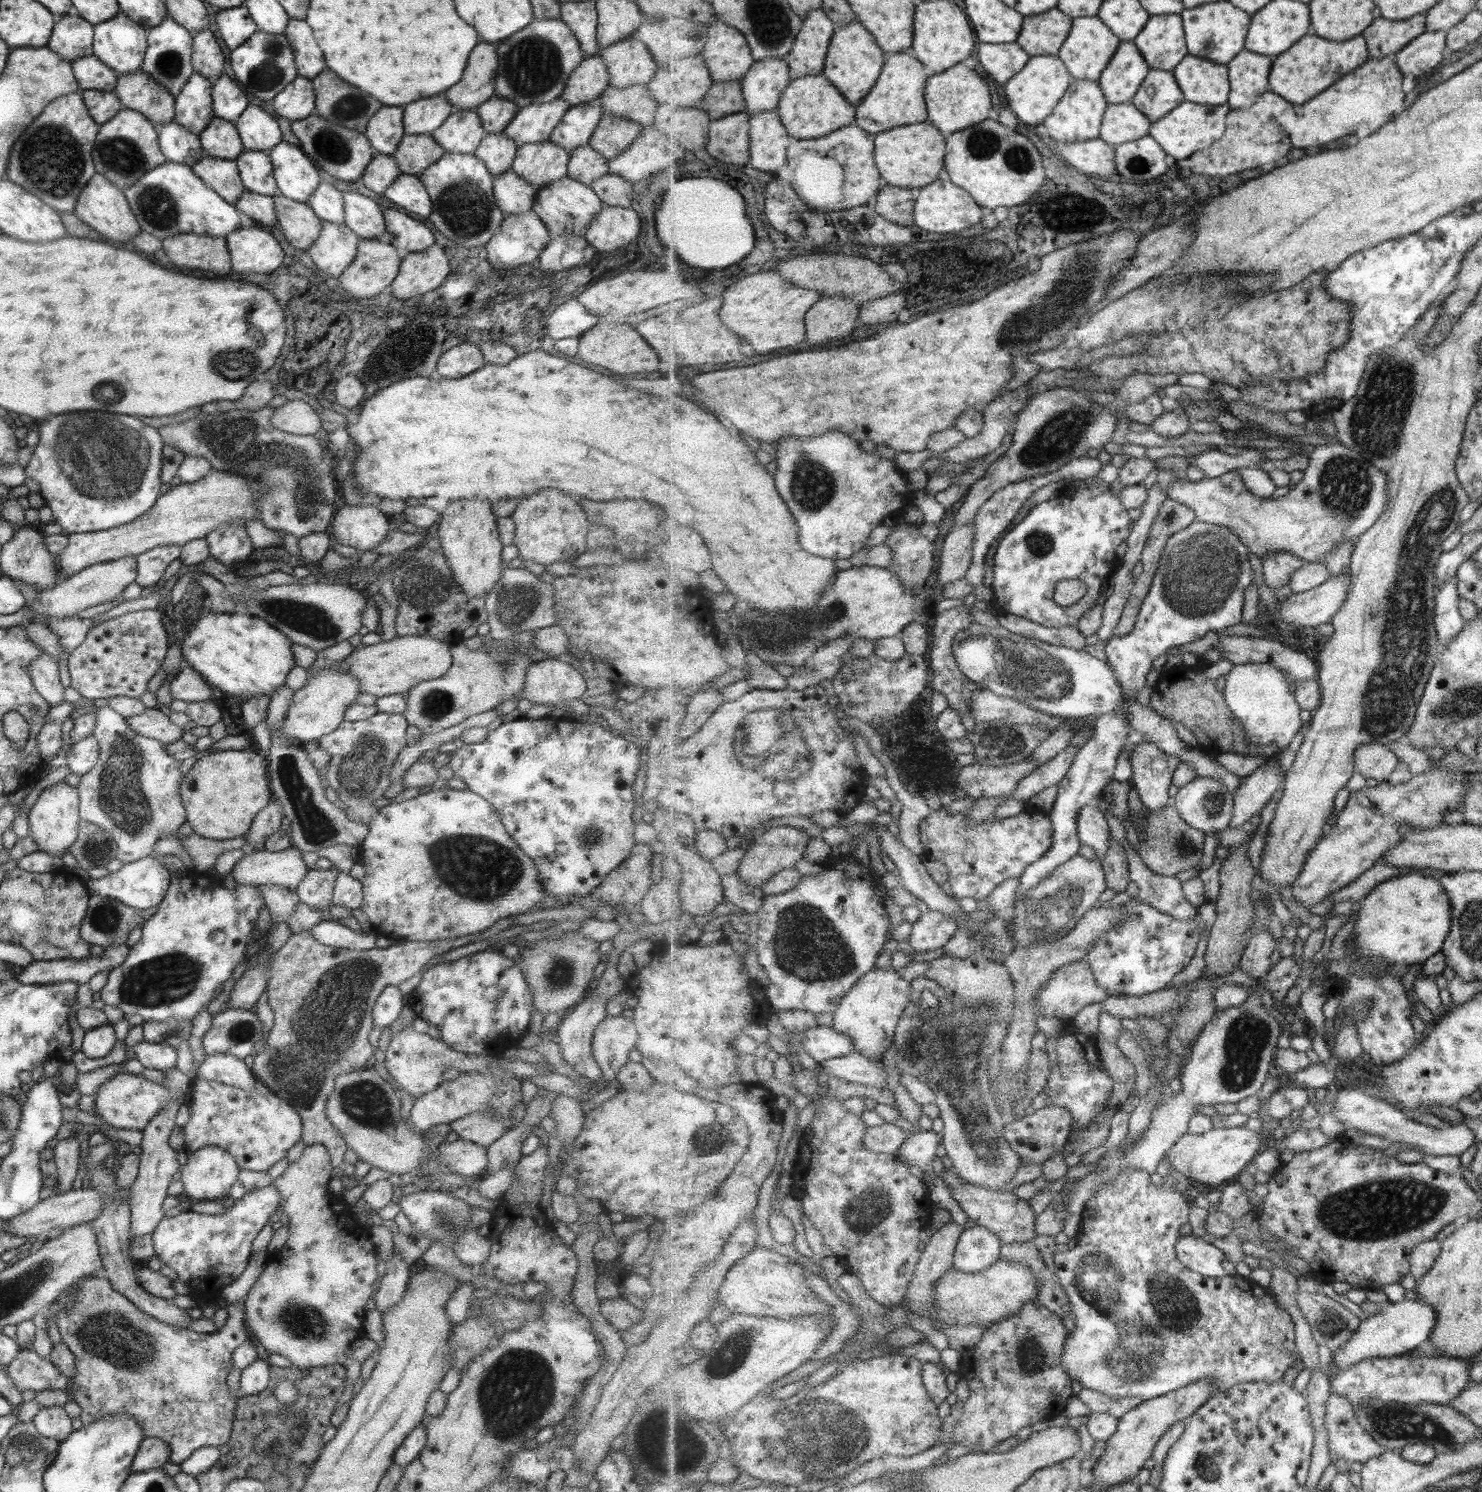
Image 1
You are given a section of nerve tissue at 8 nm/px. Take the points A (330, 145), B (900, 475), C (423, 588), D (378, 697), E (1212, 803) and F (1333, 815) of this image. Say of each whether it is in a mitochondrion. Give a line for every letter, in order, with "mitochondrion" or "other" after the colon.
A: mitochondrion
B: other
C: mitochondrion
D: other
E: mitochondrion
F: other

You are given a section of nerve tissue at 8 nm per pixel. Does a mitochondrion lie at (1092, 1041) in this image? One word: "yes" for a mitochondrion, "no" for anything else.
no

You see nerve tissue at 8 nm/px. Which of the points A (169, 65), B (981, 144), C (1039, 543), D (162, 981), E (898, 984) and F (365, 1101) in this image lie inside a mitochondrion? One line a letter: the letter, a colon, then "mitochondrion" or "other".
A: mitochondrion
B: mitochondrion
C: mitochondrion
D: mitochondrion
E: other
F: mitochondrion

